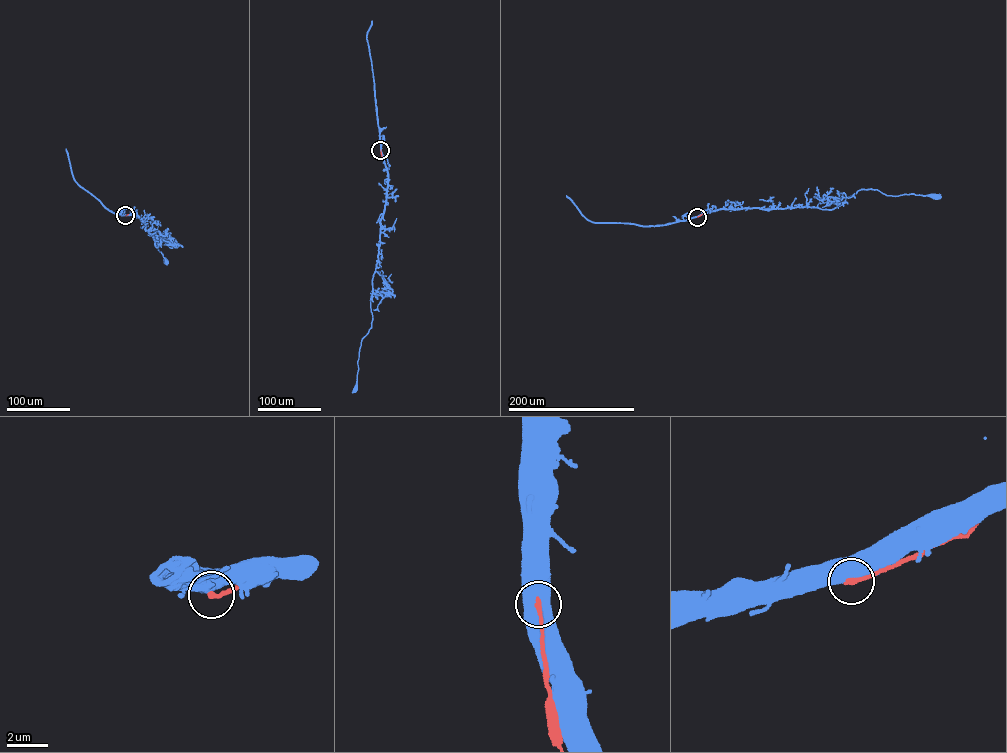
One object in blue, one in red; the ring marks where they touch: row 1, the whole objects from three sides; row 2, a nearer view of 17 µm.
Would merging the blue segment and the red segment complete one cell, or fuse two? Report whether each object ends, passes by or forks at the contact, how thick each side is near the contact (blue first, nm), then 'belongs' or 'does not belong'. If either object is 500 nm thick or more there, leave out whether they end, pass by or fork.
750/200 nm | does not belong

